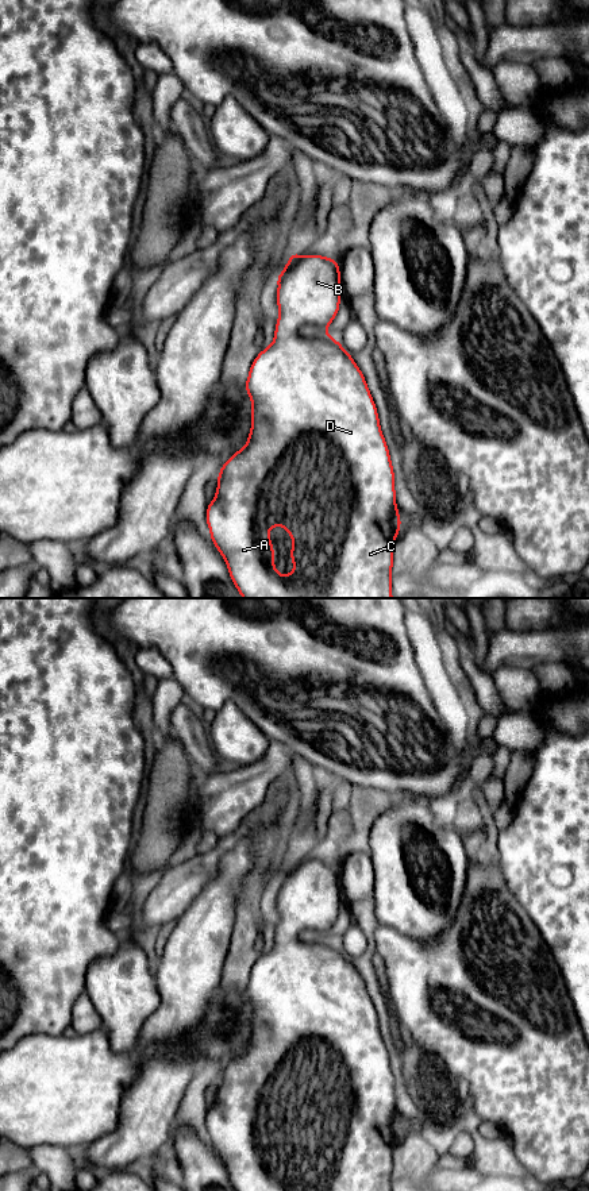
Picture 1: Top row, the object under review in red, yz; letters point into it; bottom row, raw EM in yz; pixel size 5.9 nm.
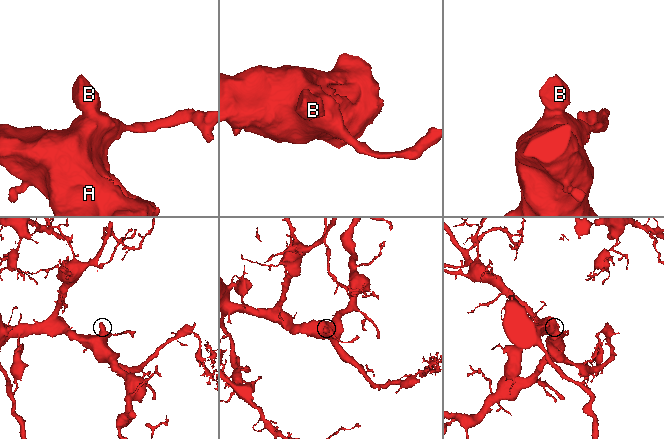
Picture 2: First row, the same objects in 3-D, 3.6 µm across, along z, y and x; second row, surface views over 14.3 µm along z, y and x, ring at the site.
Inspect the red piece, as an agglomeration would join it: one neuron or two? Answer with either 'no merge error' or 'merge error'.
no merge error

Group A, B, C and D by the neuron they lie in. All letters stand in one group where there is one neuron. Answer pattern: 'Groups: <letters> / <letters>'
Groups: A B C D

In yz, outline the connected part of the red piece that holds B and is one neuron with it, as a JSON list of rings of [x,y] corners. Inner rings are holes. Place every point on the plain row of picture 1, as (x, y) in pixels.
[[[293,855],[284,875],[276,883],[278,889],[277,910],[278,924],[274,934],[273,948],[263,953],[250,970],[245,994],[251,1006],[251,1034],[247,1048],[242,1055],[235,1056],[231,1063],[222,1069],[217,1079],[217,1092],[215,1103],[207,1111],[207,1130],[211,1145],[223,1161],[231,1186],[235,1191],[392,1191],[390,1179],[393,1175],[393,1149],[401,1133],[401,1122],[396,1109],[394,1076],[390,1067],[388,1049],[380,1032],[377,1011],[367,992],[366,984],[354,967],[350,957],[343,951],[326,938],[326,934],[336,922],[340,911],[340,875],[339,867],[316,859],[300,862]],[[281,1130],[292,1142],[293,1152],[288,1155],[294,1175],[289,1179],[278,1179],[274,1172],[274,1153],[267,1137]]]

